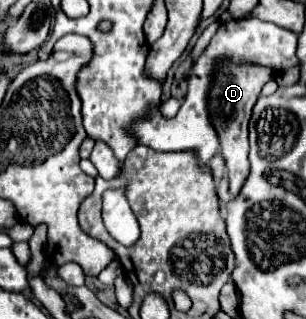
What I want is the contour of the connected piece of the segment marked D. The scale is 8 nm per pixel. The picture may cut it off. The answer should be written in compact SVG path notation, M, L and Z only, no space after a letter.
M225 65L225 69L217 69L211 97L209 97L209 113L211 121L219 133L221 141L221 155L227 161L229 167L229 189L235 197L245 181L245 175L249 175L249 139L247 139L247 125L251 117L251 109L257 103L263 85L273 79L275 75L269 73L269 69L257 69L257 65Z

